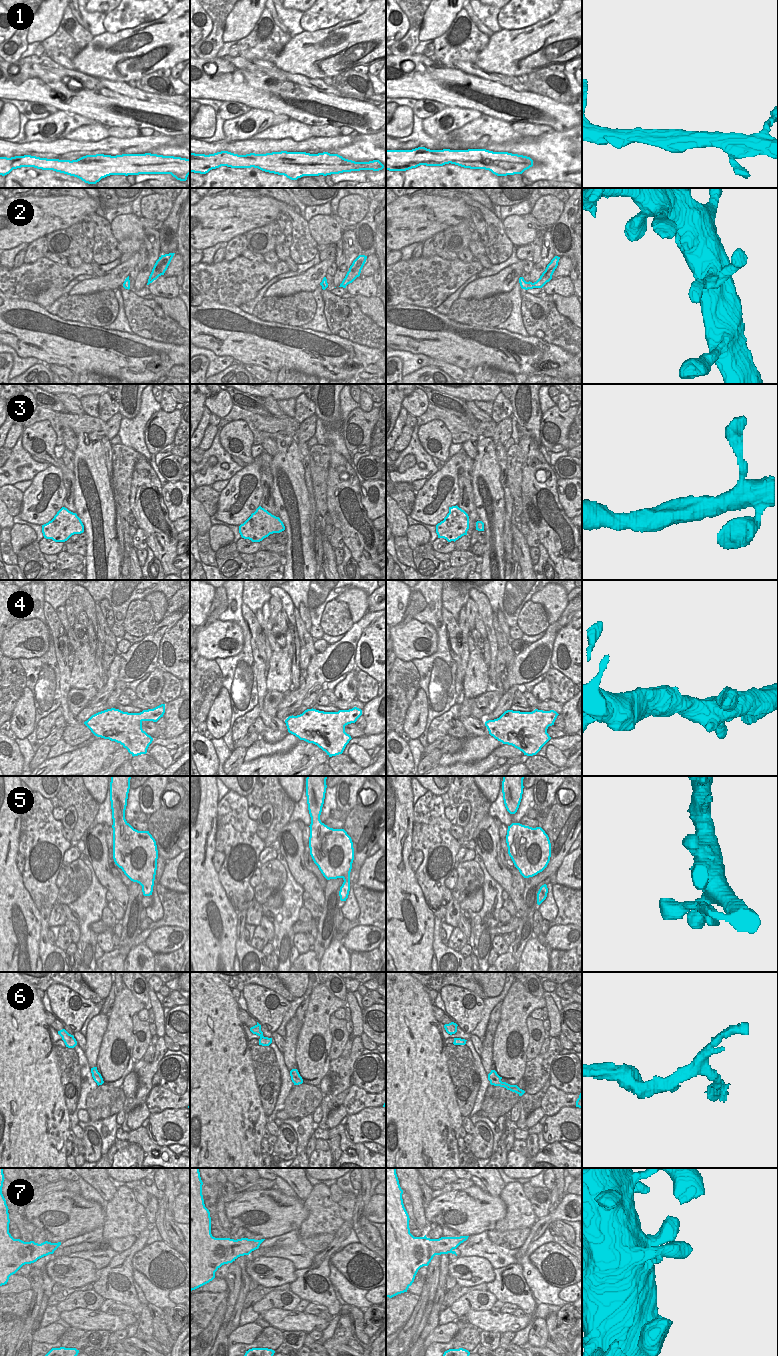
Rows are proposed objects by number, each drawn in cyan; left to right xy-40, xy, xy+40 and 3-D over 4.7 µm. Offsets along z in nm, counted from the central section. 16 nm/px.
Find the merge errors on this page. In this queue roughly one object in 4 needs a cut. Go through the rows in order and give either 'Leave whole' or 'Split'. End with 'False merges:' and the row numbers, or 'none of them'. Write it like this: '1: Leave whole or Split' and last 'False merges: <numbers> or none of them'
1: Leave whole
2: Leave whole
3: Leave whole
4: Leave whole
5: Leave whole
6: Leave whole
7: Leave whole
False merges: none of them.

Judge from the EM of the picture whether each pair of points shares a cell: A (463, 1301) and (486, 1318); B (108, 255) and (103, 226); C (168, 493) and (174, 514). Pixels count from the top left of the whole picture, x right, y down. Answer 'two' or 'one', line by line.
A: two
B: one
C: one

